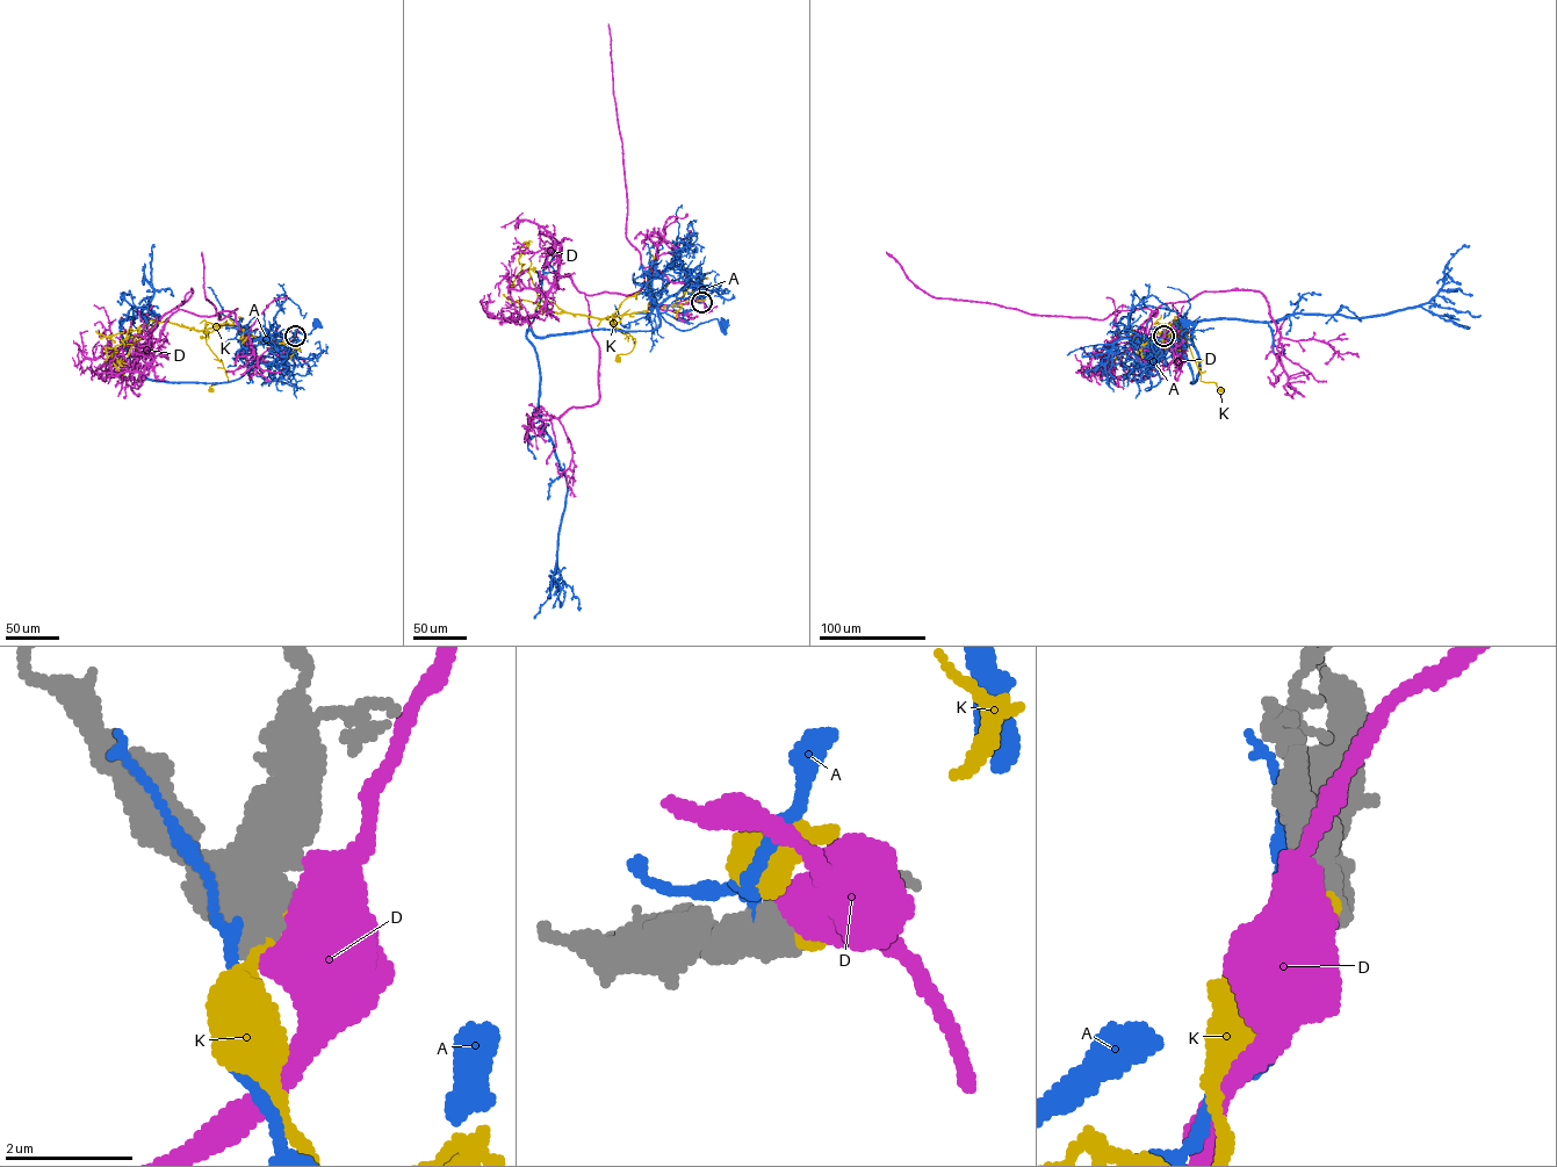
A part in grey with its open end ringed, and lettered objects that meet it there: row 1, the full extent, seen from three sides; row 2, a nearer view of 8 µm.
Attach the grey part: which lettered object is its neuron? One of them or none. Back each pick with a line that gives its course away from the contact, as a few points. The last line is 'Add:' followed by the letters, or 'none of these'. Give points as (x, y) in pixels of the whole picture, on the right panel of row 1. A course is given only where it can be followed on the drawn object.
Add: none of these

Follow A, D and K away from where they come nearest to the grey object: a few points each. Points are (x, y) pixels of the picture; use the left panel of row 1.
A: (294, 335), (294, 352), (278, 365), (264, 362), (251, 348), (276, 345), (297, 332), (309, 333), (317, 324)
D: (295, 335), (245, 338), (231, 311), (180, 309), (192, 290), (152, 332), (168, 358)
K: (294, 336), (294, 340), (264, 340), (232, 325), (209, 328), (206, 343), (222, 362), (229, 381), (211, 389)

